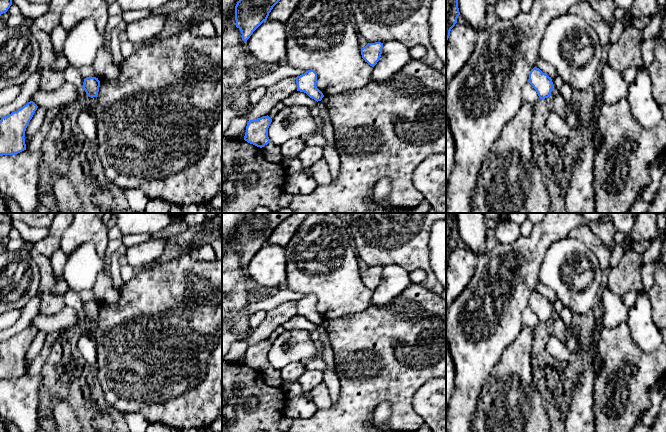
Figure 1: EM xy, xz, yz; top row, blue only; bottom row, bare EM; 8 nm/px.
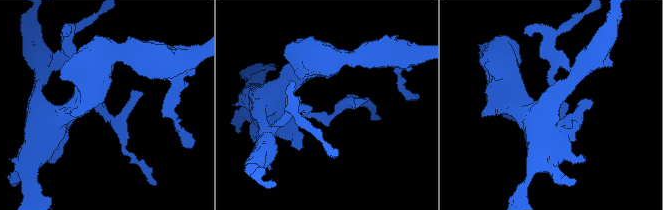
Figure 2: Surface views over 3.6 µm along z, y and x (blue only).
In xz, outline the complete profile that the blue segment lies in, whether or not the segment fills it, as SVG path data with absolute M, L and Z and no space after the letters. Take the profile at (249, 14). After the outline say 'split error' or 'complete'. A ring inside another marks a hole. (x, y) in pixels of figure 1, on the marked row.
M239 0L235 6L236 27L240 29L242 40L247 42L253 32L267 20L269 13L280 0Z; complete

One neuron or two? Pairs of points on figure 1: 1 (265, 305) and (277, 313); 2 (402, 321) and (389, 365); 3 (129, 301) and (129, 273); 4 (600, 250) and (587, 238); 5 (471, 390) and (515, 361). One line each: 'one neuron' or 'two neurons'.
1: two neurons
2: one neuron
3: two neurons
4: one neuron
5: two neurons

